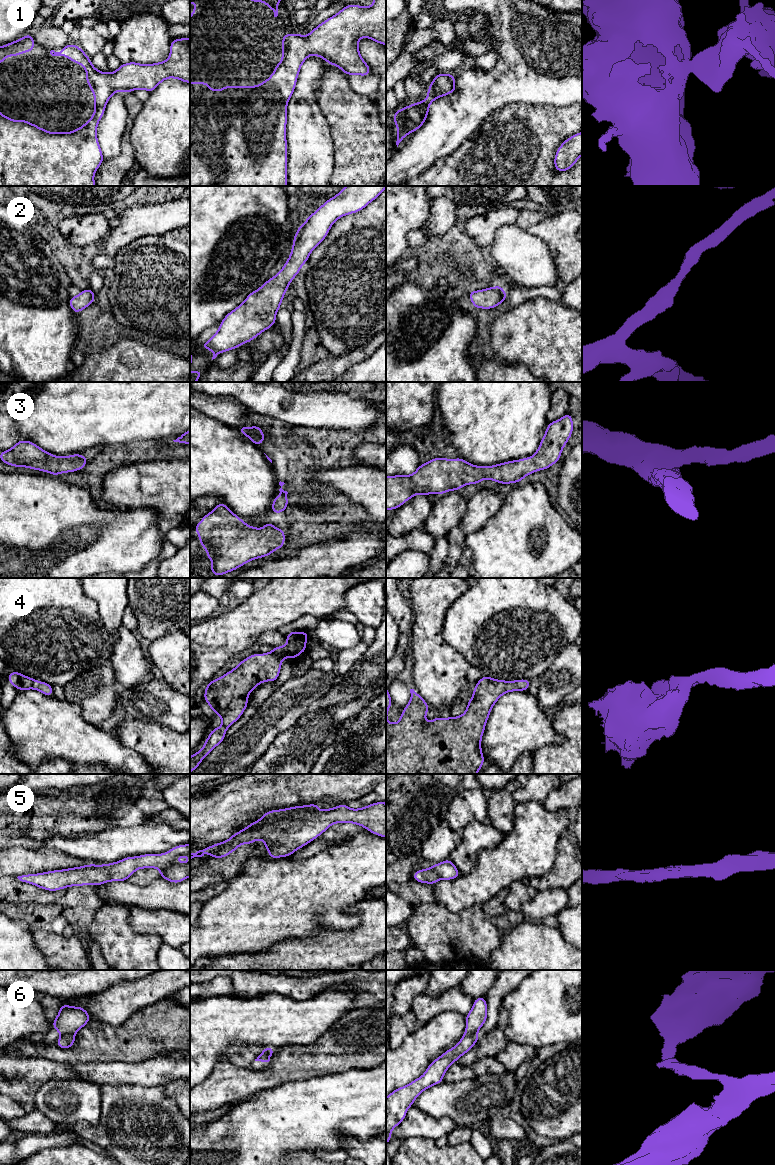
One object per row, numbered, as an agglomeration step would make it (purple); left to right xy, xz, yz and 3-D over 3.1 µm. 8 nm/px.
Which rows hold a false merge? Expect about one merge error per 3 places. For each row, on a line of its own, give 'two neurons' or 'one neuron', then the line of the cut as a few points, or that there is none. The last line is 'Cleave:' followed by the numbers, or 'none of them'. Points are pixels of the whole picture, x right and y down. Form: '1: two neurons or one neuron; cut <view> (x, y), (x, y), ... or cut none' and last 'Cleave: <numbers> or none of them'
1: one neuron; cut none
2: one neuron; cut none
3: one neuron; cut none
4: one neuron; cut none
5: one neuron; cut none
6: two neurons; cut xy (74, 1033), (62, 1035)
Cleave: 6

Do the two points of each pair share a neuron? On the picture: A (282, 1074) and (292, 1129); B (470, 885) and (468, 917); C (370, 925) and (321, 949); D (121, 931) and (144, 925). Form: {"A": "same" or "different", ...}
{"A": "different", "B": "different", "C": "same", "D": "different"}

